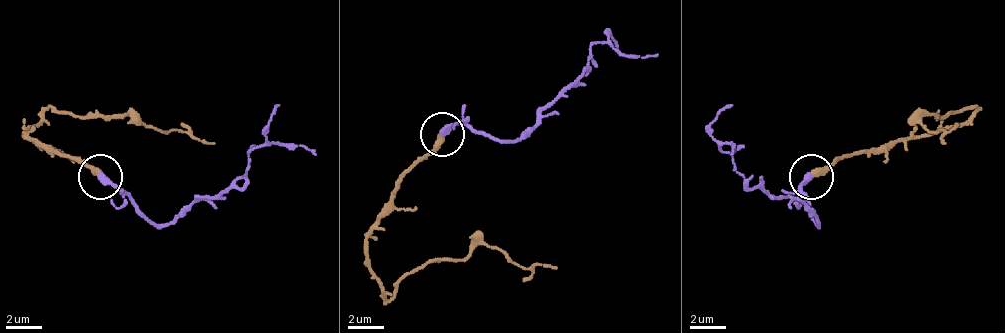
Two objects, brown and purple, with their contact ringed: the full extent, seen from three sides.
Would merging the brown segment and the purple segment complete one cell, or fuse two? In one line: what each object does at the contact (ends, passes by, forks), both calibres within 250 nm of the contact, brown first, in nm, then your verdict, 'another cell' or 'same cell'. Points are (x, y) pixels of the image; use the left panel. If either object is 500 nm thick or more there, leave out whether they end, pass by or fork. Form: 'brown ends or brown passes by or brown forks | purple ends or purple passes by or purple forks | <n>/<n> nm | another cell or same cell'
brown ends | purple ends | 360/360 nm | same cell

